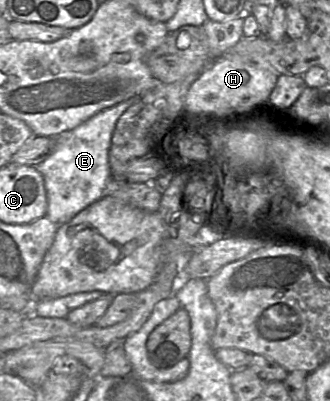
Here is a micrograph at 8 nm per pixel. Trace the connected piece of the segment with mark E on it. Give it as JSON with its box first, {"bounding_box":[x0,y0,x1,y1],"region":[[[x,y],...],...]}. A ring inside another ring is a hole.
{"bounding_box":[36,97,139,224],"region":[[[133,97],[107,108],[76,128],[54,137],[54,147],[47,158],[36,165],[43,176],[47,195],[46,216],[55,224],[70,221],[80,211],[108,193],[110,183],[109,149],[115,125],[120,116],[139,97]]]}

